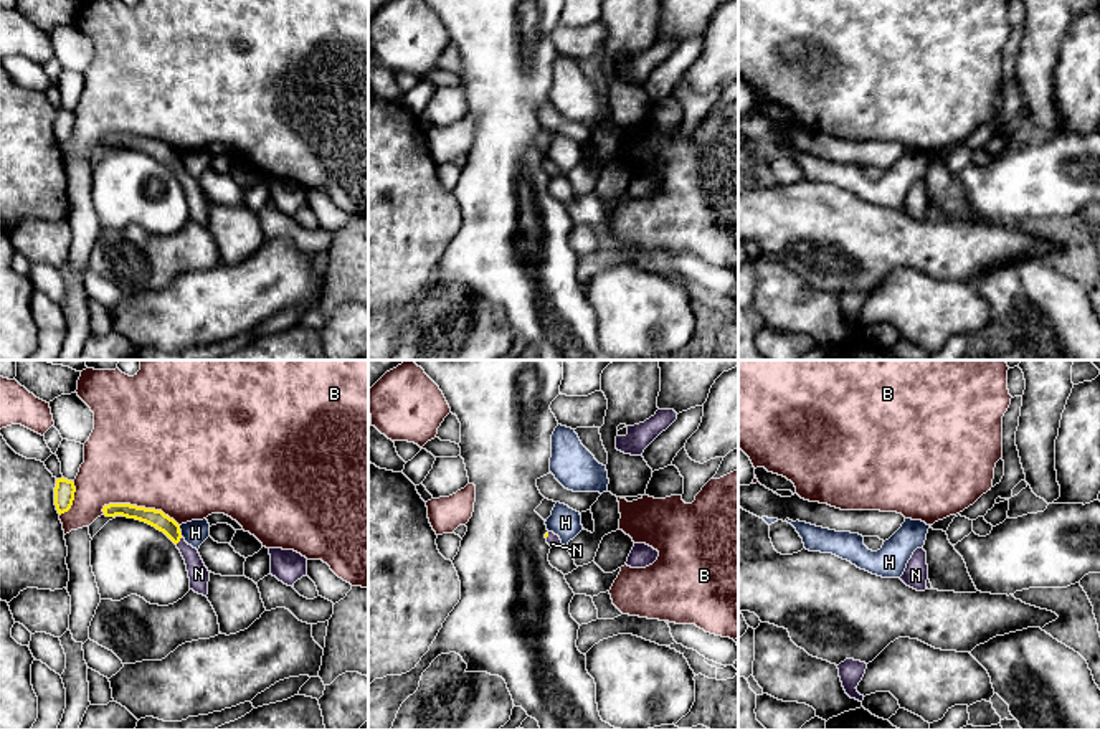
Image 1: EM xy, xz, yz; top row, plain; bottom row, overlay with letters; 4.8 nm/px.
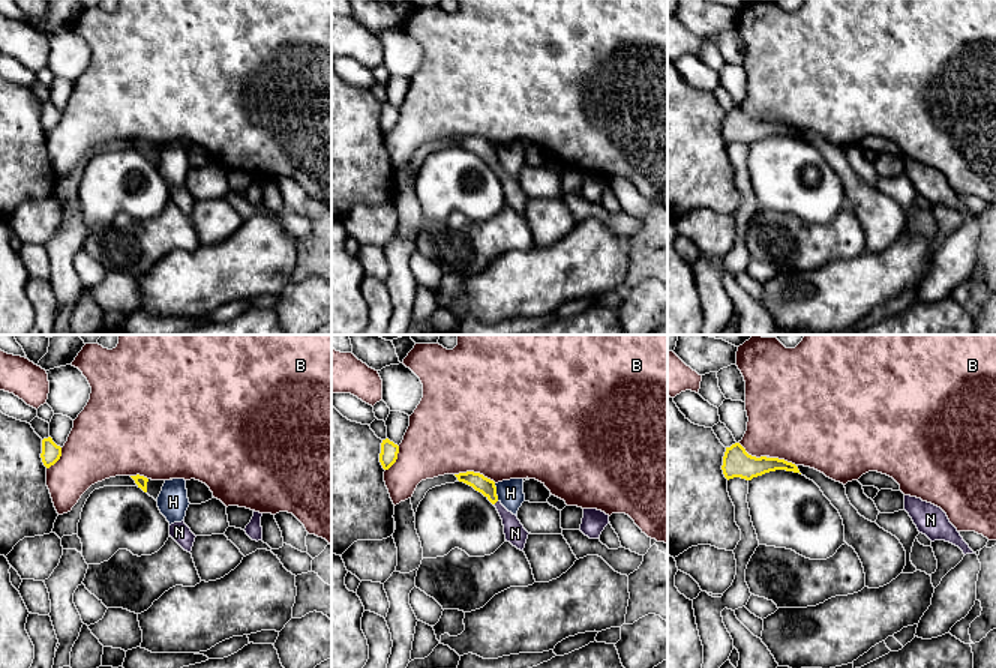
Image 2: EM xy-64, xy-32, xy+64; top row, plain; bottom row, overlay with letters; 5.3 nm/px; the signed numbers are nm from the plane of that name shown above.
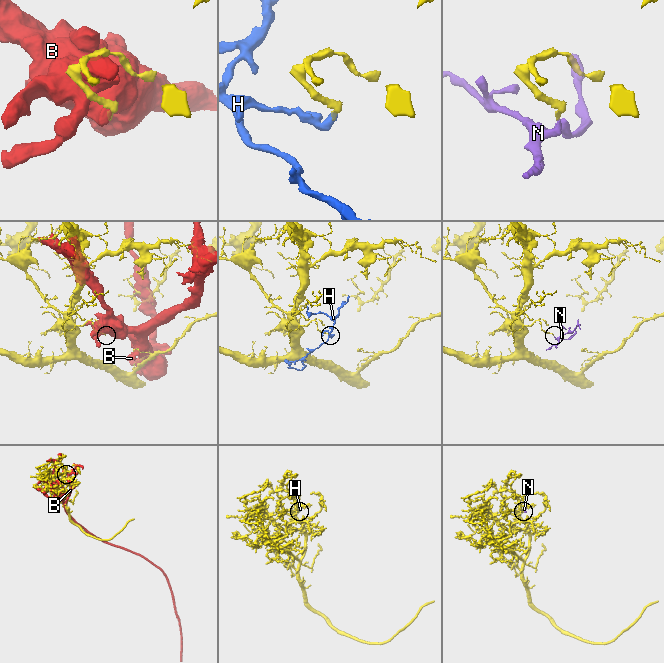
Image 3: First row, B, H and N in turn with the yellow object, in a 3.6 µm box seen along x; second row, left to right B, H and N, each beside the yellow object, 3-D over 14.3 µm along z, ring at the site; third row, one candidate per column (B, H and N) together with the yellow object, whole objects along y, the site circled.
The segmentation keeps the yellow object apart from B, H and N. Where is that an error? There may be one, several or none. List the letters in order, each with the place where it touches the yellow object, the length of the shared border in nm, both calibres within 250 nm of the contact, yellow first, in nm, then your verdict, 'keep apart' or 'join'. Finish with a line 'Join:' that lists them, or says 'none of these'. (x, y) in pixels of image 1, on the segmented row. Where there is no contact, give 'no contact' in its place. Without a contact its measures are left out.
B: xy (141, 507) | 400 nm | 90/480 nm | keep apart
H: xy (179, 527) | 30 nm | 90/120 nm | keep apart
N: xy (179, 540) | 50 nm | 90/100 nm | join
Join: N

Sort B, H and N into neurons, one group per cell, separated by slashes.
B / H / N

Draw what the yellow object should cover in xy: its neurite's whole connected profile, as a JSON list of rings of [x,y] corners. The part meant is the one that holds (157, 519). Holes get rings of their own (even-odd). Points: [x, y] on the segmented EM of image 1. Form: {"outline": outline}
{"outline": [[[109,504],[104,505],[102,512],[106,517],[122,515],[127,519],[135,519],[164,532],[177,545],[185,560],[190,578],[190,590],[203,596],[208,595],[210,571],[205,566],[198,550],[185,542],[180,532],[180,525],[173,519],[165,515],[162,510],[130,504]]]}

